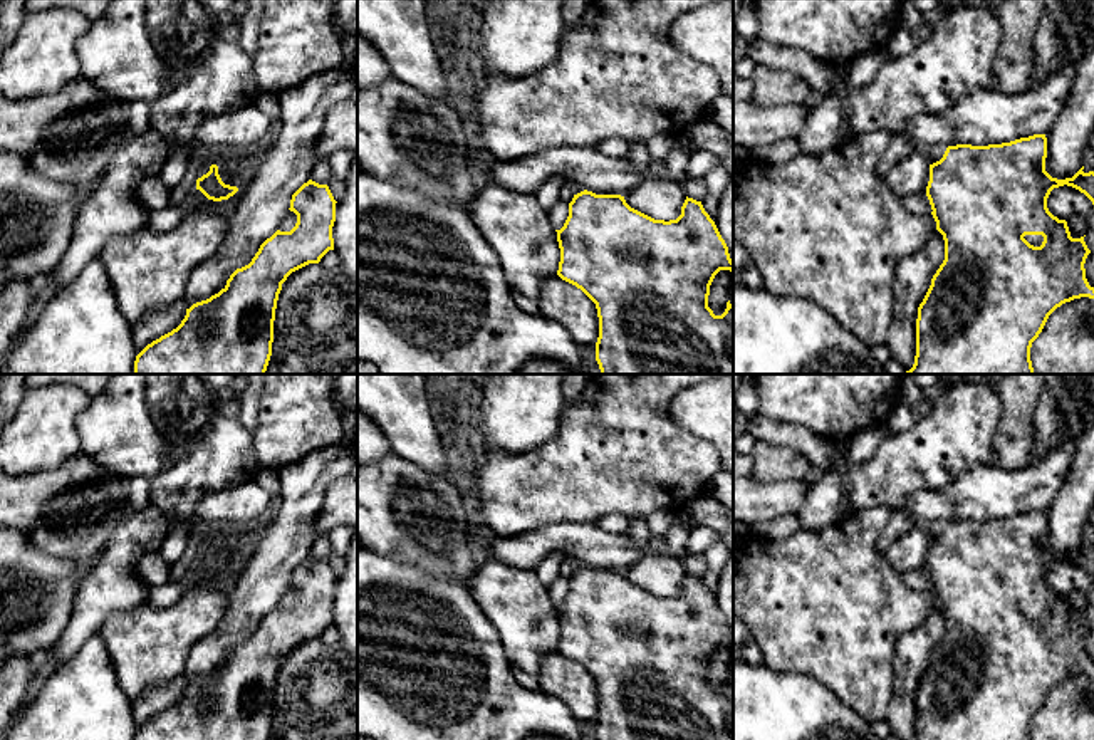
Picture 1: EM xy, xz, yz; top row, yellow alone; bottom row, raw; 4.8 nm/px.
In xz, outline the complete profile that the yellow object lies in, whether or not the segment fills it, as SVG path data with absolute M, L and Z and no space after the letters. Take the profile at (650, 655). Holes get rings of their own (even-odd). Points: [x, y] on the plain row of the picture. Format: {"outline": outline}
{"outline": "M581 567L569 579L569 592L557 607L557 651L581 664L597 685L597 740L733 740L733 681L722 691L708 683L710 661L720 646L733 648L733 636L701 577L685 576L676 596L654 596L631 584L621 571Z"}

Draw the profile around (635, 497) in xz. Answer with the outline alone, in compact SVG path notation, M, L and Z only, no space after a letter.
M592 374L579 399L564 404L557 436L520 456L498 450L485 450L482 456L458 451L451 446L455 418L438 425L446 431L450 448L473 473L471 513L485 534L512 539L547 525L596 524L614 513L644 519L658 508L678 513L695 497L706 493L710 478L722 470L722 460L713 445L695 438L673 421L669 404L678 391L723 376L728 374Z

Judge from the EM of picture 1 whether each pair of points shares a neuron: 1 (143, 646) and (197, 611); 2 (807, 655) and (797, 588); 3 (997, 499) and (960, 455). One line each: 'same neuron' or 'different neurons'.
1: same neuron
2: same neuron
3: different neurons

